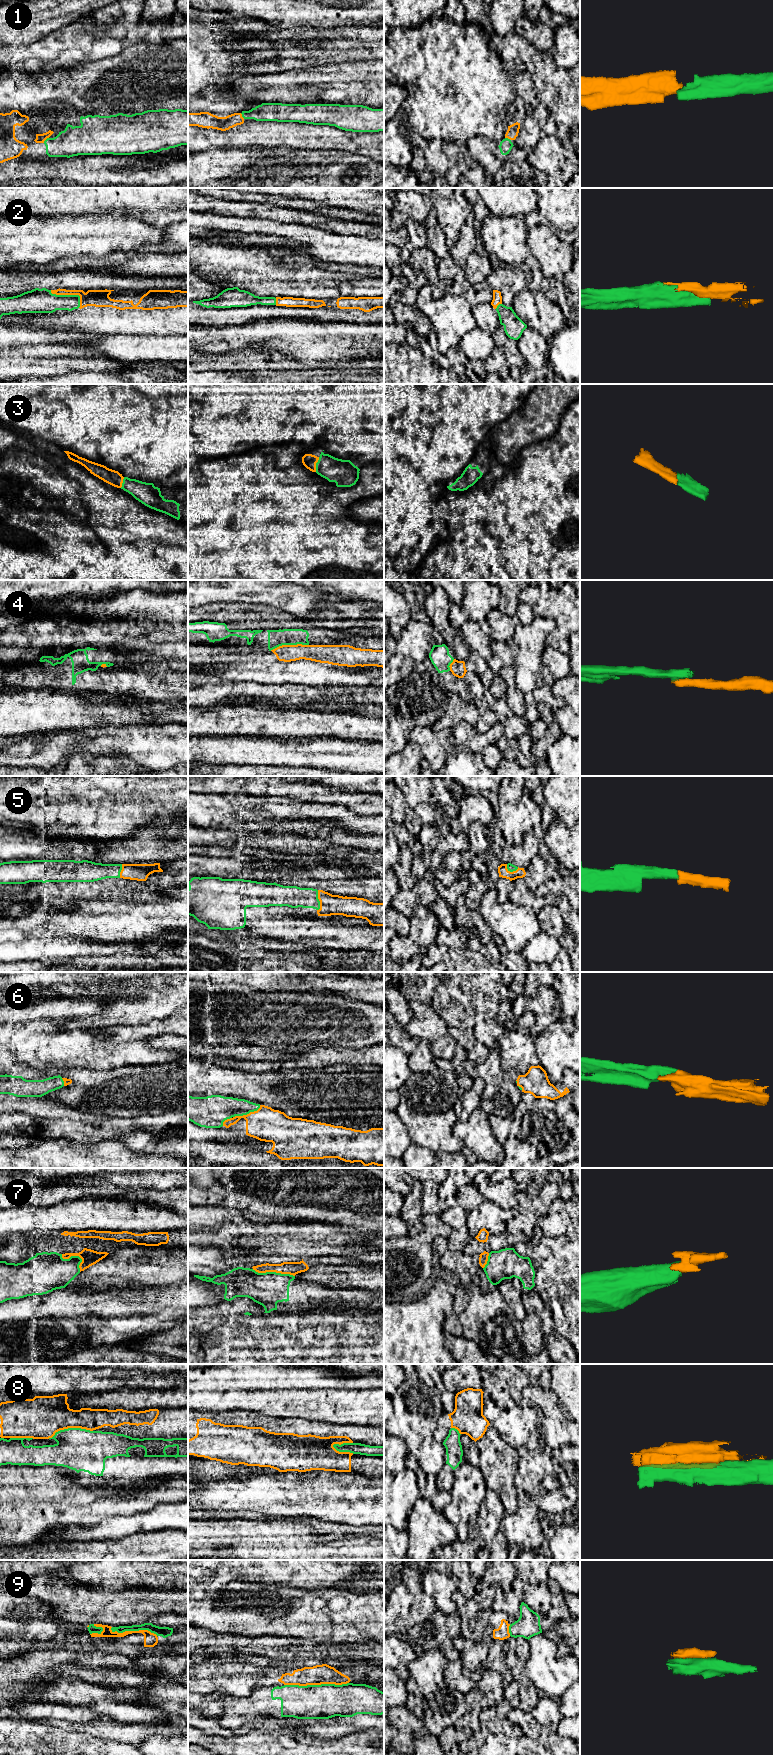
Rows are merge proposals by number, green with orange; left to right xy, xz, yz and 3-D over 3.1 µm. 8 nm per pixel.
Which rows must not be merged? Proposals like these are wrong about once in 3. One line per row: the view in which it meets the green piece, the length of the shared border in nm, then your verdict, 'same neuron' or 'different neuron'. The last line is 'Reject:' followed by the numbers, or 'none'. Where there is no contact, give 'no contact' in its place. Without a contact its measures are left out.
1: contact in xy; length 60 nm; same neuron
2: contact in xy; length 280 nm; same neuron
3: contact in xz; length 120 nm; same neuron
4: contact in xz; length 320 nm; different neuron
5: contact in xz; length 170 nm; same neuron
6: contact in xz; length 240 nm; same neuron
7: contact in xz; length 340 nm; different neuron
8: contact in xy; length 360 nm; different neuron
9: contact in xz; length 500 nm; different neuron
Reject: 4, 7, 8, 9

